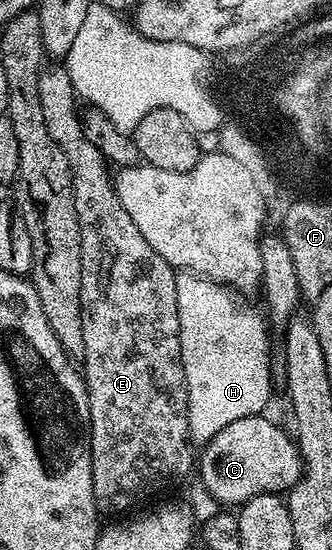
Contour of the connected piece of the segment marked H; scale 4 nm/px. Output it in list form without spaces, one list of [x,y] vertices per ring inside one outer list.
[[[189,271],[176,274],[176,305],[180,317],[180,349],[184,377],[188,389],[188,425],[190,438],[195,444],[204,445],[220,429],[240,421],[240,417],[261,415],[270,403],[270,337],[272,331],[267,316],[254,307],[245,307],[239,296],[221,283],[213,283]]]

